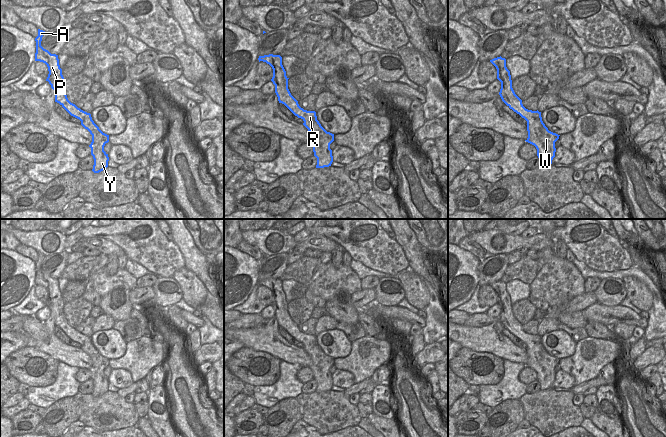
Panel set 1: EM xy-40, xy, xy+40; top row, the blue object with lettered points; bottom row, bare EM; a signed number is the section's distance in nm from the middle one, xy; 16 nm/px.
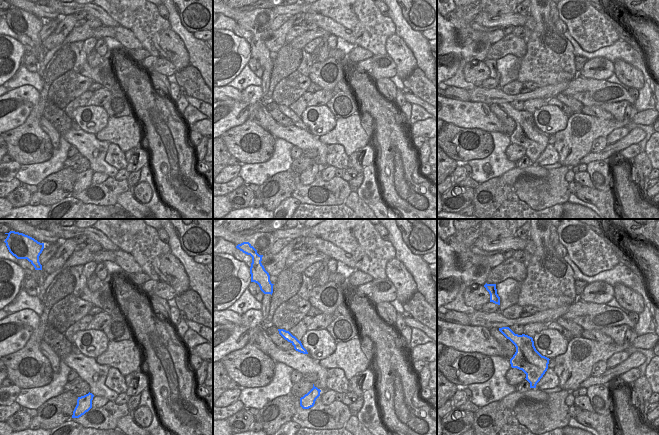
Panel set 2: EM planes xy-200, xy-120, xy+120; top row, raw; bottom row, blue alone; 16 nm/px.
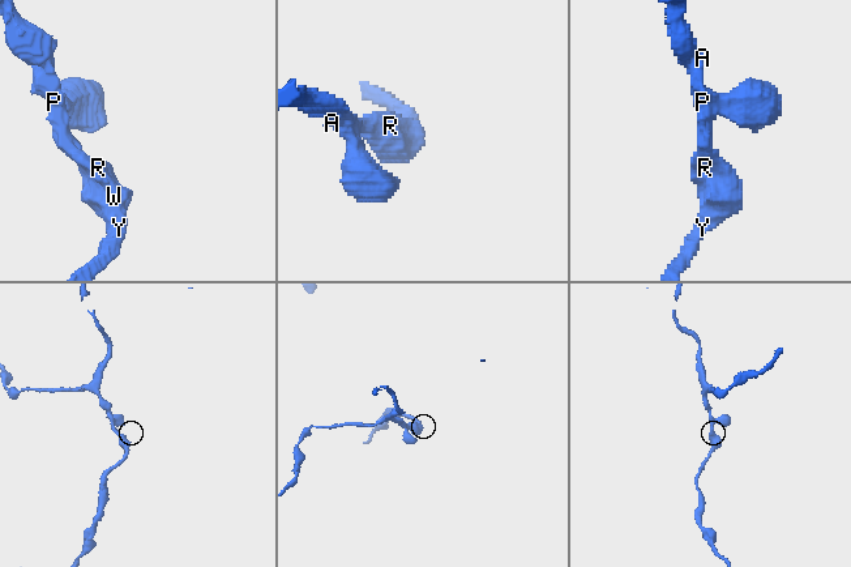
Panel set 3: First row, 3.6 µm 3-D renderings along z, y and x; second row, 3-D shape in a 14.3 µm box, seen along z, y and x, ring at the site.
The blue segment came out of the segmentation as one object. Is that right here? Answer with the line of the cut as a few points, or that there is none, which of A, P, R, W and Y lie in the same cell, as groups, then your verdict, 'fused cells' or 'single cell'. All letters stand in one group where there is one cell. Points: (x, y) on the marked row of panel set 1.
no cut; A P R W Y; single cell

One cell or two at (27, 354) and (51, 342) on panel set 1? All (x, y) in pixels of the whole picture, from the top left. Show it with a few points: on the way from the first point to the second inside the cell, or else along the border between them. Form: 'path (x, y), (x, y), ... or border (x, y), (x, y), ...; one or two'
border (26, 346), (35, 346), (58, 361); two

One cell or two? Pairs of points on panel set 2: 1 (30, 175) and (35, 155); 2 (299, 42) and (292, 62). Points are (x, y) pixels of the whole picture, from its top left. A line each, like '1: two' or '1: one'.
1: two
2: two

